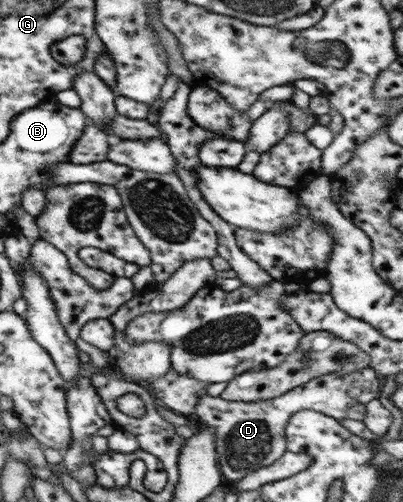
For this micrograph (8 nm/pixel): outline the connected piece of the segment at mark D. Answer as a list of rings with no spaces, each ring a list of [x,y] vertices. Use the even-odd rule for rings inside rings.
[[[368,366],[360,371],[349,374],[332,372],[312,378],[310,381],[287,391],[284,395],[268,400],[256,400],[252,402],[228,401],[222,399],[220,396],[212,397],[206,394],[200,397],[193,413],[194,415],[198,415],[204,423],[215,429],[215,442],[220,471],[226,479],[237,482],[241,477],[248,475],[260,466],[268,467],[272,465],[272,462],[276,461],[287,450],[285,427],[297,411],[311,409],[312,411],[318,411],[324,415],[333,417],[338,421],[348,418],[363,421],[365,405],[369,401],[378,398],[379,393],[381,391],[378,374],[375,372],[375,369]]]

